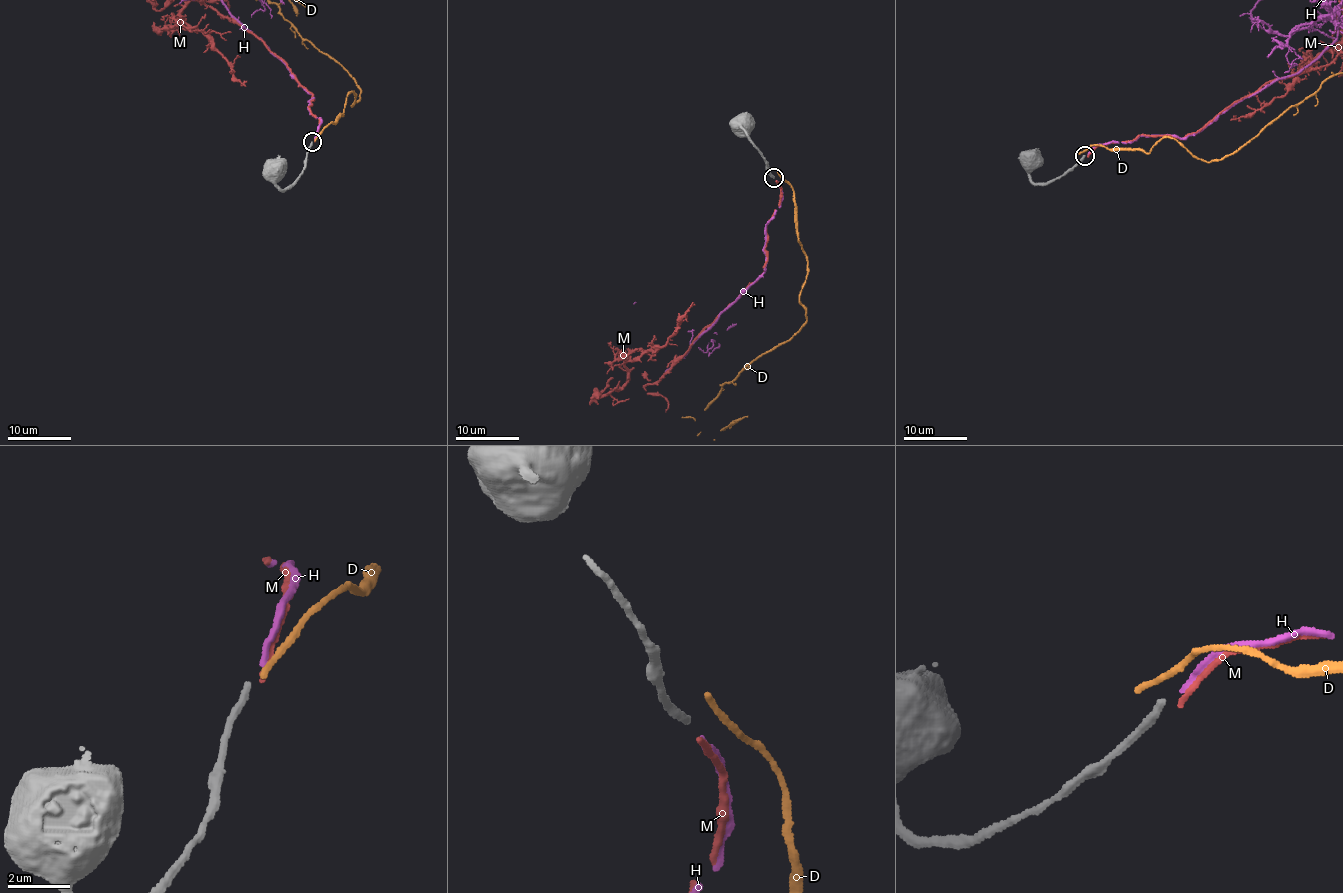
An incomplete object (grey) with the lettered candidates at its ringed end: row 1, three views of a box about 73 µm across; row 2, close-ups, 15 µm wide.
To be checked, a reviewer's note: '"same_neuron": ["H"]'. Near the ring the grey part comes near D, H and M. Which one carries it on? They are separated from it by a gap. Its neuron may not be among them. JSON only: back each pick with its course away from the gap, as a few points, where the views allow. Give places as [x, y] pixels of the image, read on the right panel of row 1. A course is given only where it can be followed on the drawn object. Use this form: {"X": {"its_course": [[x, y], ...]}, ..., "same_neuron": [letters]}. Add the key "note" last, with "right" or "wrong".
{"same_neuron": ["H"], "note": "right"}

